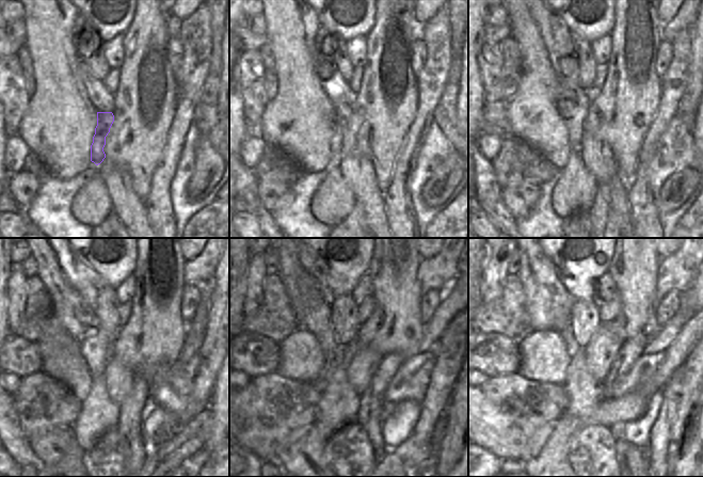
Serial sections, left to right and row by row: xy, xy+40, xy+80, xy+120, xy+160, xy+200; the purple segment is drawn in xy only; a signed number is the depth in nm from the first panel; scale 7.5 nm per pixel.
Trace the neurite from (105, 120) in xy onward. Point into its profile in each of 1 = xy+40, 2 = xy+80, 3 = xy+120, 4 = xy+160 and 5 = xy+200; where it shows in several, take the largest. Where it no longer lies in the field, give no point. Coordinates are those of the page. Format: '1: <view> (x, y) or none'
1: xy+40 (341, 111)
2: xy+80 (573, 105)
3: xy+120 (95, 346)
4: xy+160 (318, 321)
5: xy+200 (572, 347)

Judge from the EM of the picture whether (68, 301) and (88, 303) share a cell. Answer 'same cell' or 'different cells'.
different cells

